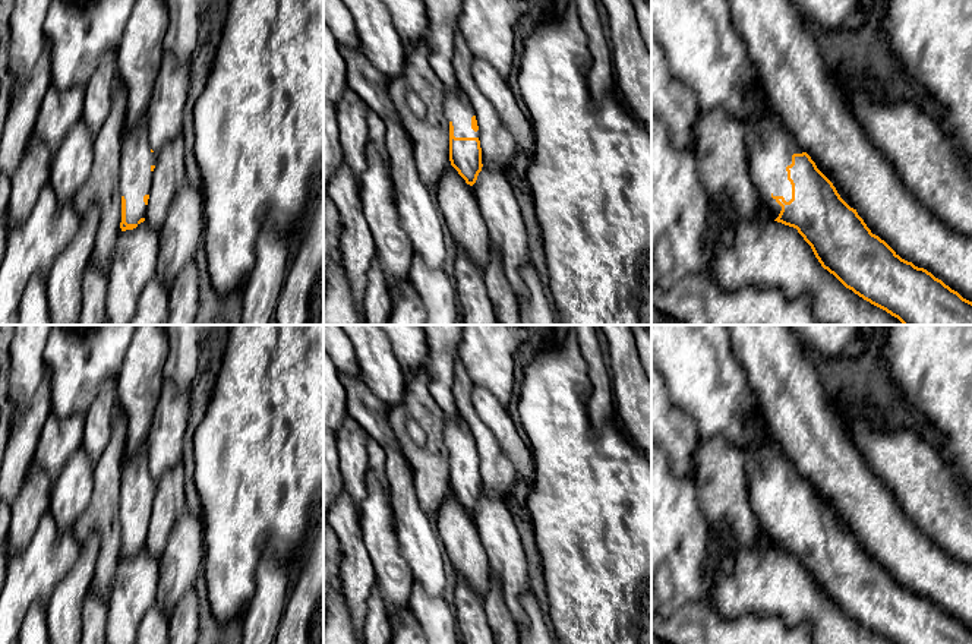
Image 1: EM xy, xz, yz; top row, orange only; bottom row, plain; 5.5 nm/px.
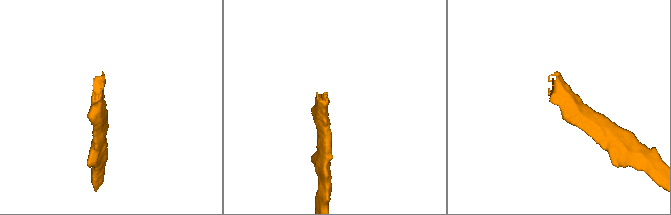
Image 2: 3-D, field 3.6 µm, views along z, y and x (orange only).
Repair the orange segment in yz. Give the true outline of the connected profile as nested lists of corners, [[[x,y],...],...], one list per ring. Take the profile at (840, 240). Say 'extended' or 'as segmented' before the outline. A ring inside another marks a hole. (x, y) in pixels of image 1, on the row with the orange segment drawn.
extended; [[[751,119],[742,123],[748,170],[761,201],[774,221],[798,230],[824,269],[903,325],[972,325],[972,302],[927,269],[902,259],[872,234],[856,209],[840,198],[811,157],[774,120]]]

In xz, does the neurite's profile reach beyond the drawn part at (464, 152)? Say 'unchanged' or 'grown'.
grown

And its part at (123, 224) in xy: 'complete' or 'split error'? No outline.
split error

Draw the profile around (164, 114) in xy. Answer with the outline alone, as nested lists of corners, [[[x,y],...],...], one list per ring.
[[[165,51],[143,119],[149,146],[155,154],[160,152],[165,143],[182,136],[189,89],[189,63],[180,63],[177,57]]]

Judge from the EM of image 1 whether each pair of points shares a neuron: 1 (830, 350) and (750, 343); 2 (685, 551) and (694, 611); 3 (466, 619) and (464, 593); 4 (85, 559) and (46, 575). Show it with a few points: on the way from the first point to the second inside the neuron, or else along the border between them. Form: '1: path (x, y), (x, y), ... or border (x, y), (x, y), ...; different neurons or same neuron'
1: border (801, 350), (807, 354); different neurons
2: border (703, 599), (688, 600), (666, 619); different neurons
3: path (466, 613), (466, 599); same neuron
4: border (81, 545), (73, 565), (53, 592); different neurons

